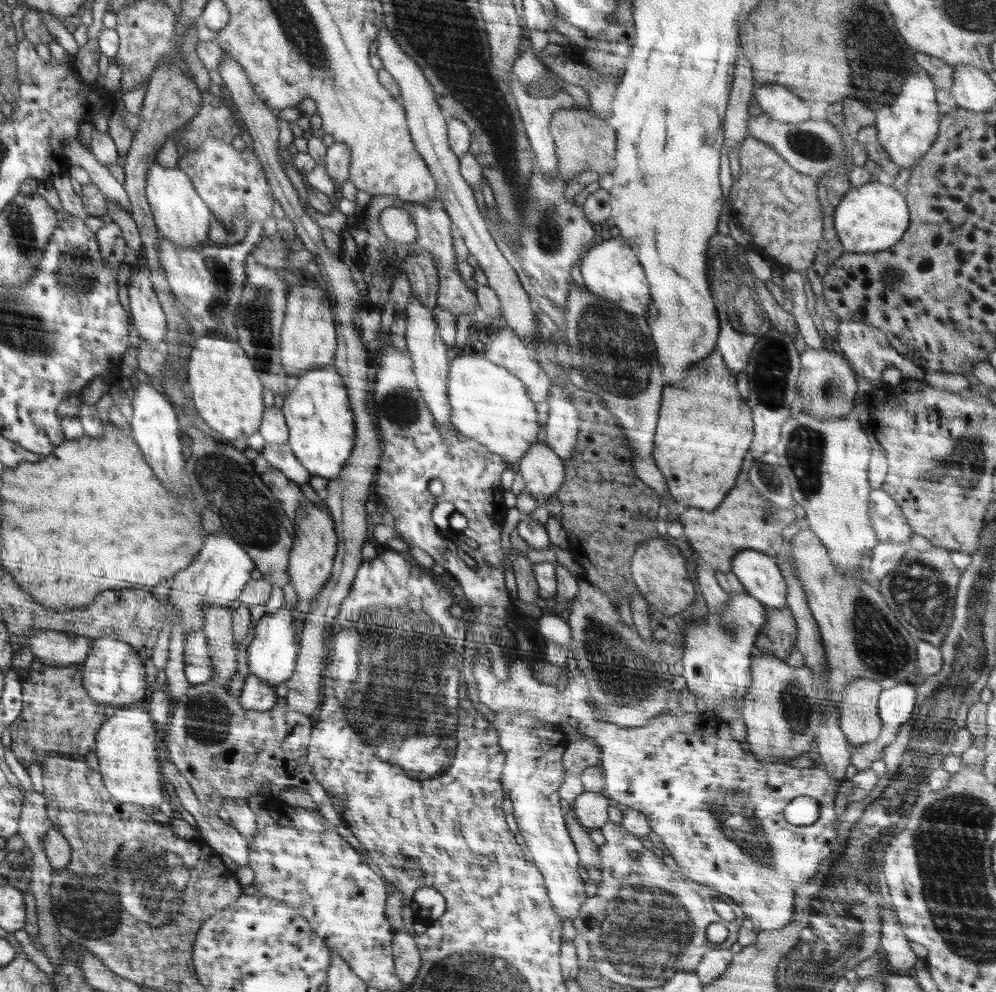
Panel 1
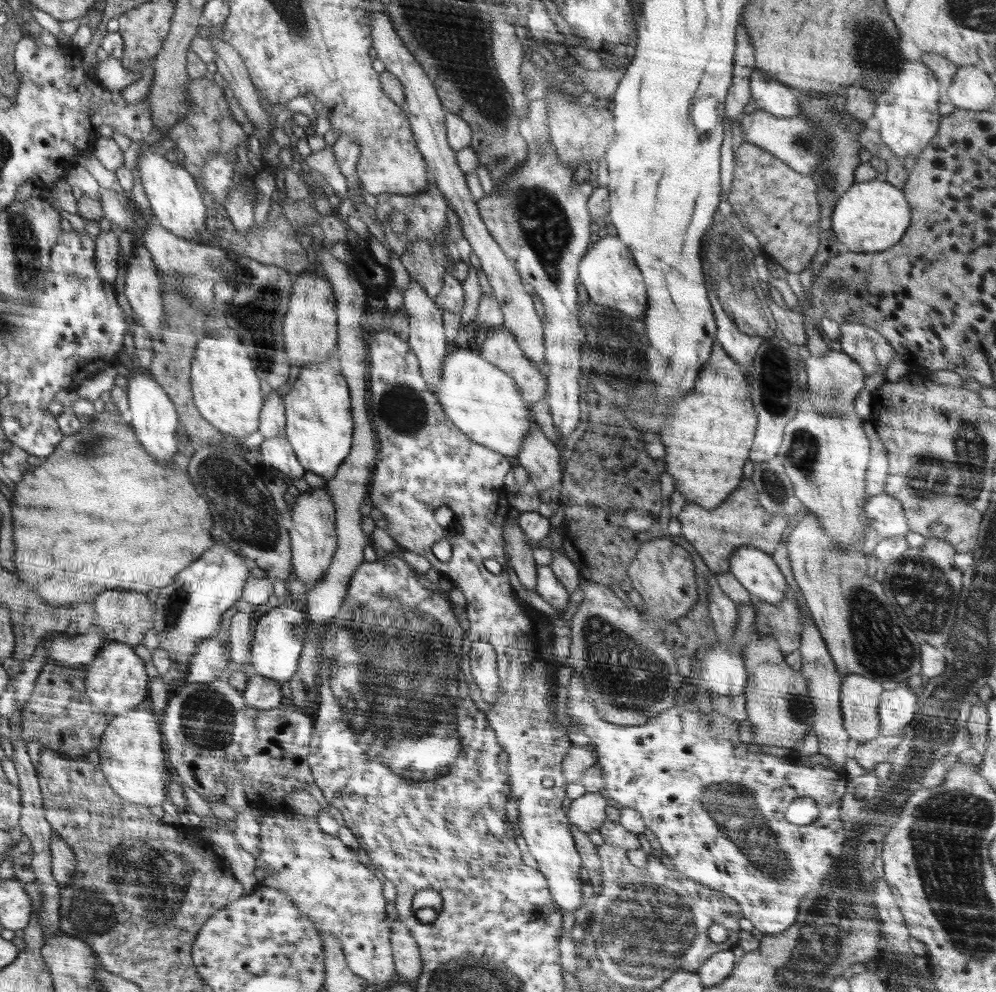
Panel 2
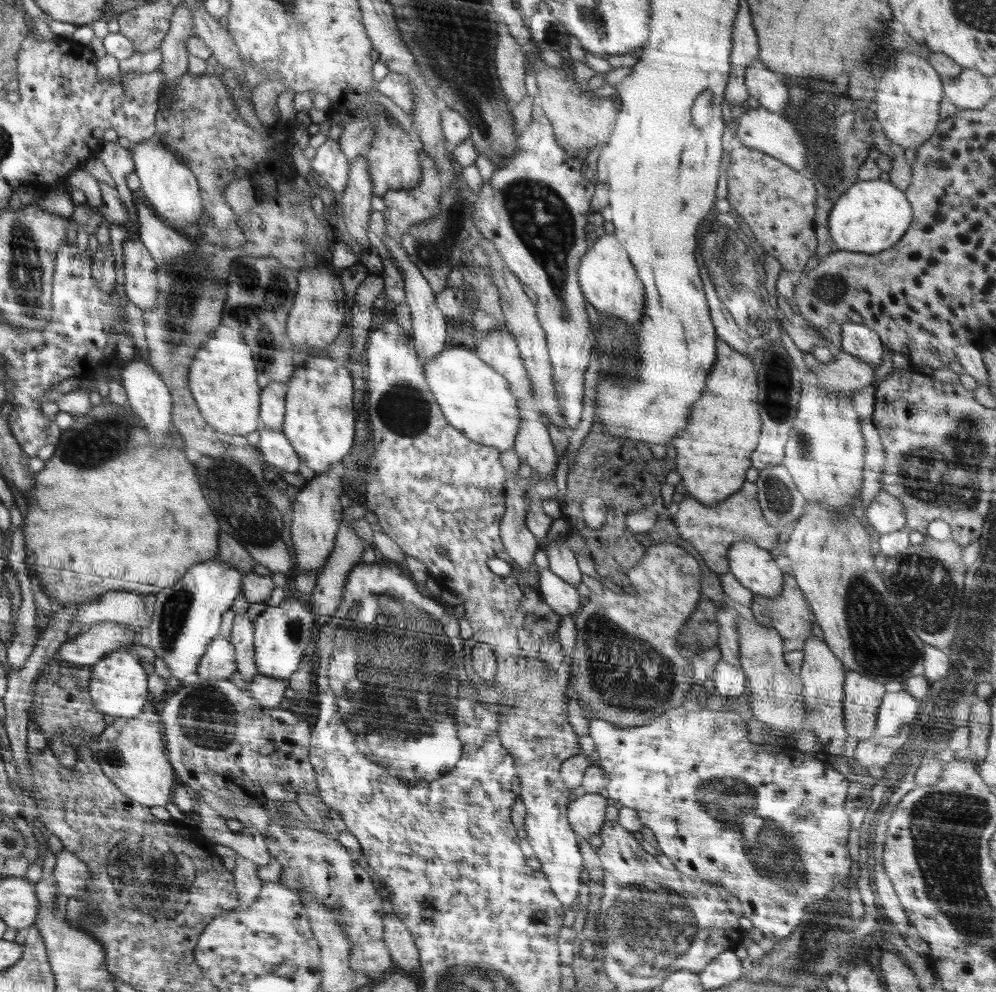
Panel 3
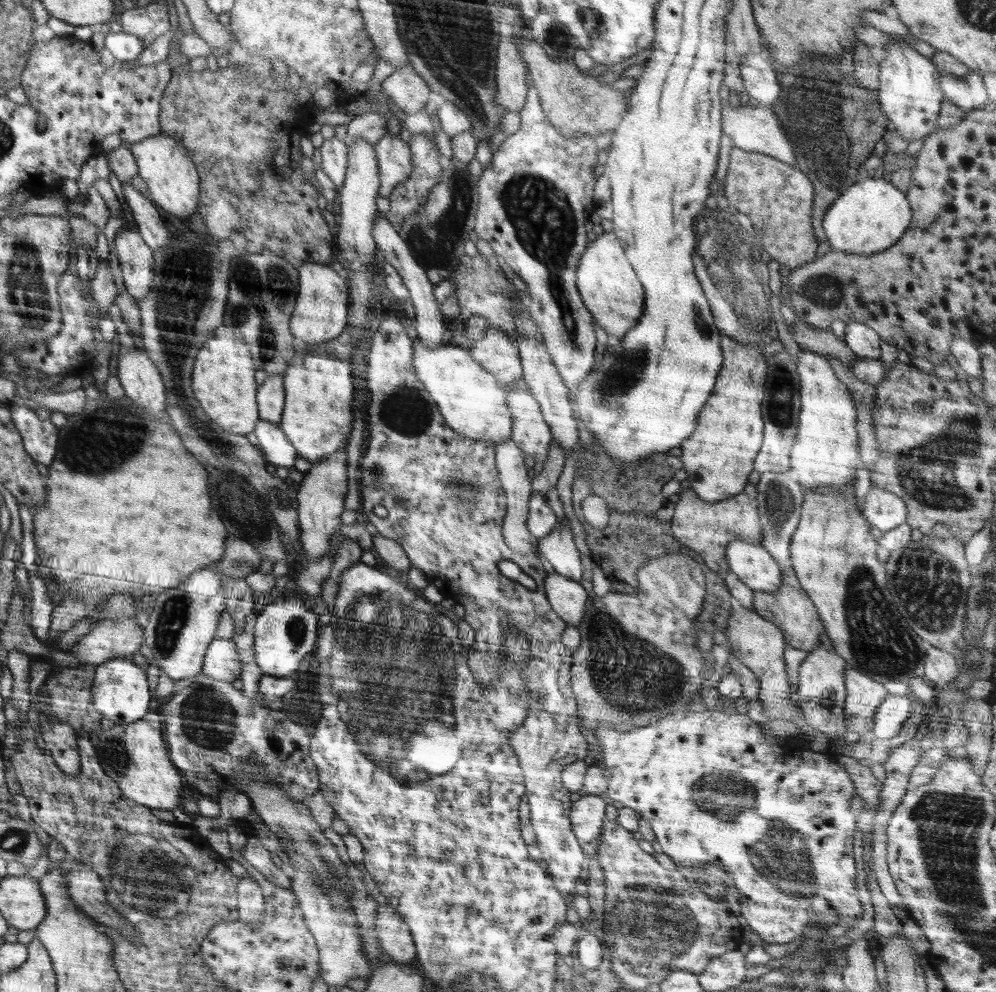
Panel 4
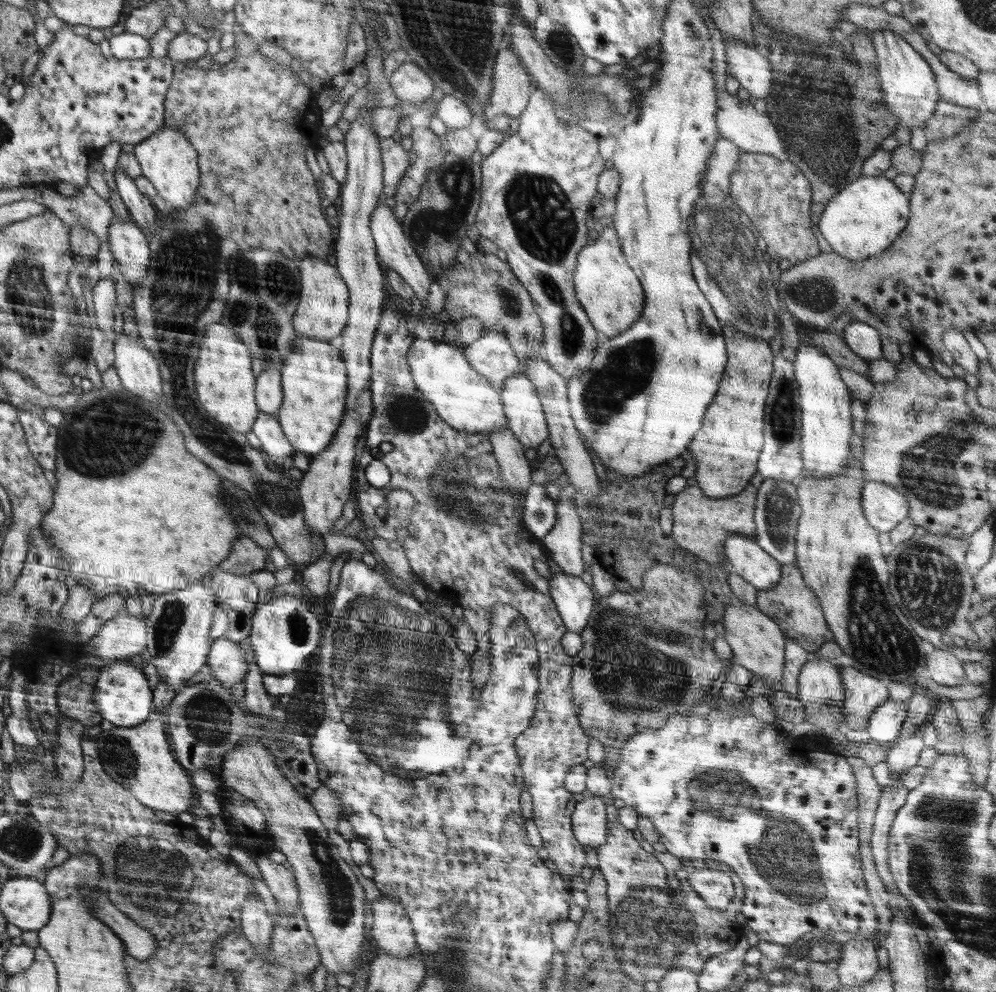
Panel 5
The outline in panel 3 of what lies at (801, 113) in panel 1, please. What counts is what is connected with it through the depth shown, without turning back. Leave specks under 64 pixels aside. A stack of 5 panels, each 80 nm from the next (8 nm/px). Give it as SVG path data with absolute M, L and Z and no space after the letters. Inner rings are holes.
M756 59L746 68L745 85L749 96L756 98L760 106L780 113L789 101L789 90L786 90L782 76L770 72L760 60Z

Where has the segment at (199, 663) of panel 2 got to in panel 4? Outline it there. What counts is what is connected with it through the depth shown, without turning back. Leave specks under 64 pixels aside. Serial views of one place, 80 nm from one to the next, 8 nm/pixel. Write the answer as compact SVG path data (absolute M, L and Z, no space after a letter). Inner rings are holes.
M215 638L206 653L202 672L214 680L233 683L241 678L242 671L240 652L232 638Z

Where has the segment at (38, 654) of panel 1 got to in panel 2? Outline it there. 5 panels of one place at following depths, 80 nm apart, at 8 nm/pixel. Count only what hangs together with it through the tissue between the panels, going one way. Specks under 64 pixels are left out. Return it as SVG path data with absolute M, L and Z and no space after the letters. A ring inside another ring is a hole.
M91 632L77 635L76 638L54 636L49 638L43 647L47 648L49 660L52 659L64 667L87 666L91 664L95 655L101 651L107 641L110 639L104 636L102 632L100 634Z

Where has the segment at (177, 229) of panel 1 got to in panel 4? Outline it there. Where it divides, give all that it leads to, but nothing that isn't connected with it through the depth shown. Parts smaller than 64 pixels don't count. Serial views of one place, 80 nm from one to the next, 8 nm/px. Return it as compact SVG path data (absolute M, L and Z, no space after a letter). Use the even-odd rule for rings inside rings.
M160 135L132 144L129 152L136 161L139 175L148 185L146 196L162 210L188 222L198 206L198 172L193 159L176 140Z

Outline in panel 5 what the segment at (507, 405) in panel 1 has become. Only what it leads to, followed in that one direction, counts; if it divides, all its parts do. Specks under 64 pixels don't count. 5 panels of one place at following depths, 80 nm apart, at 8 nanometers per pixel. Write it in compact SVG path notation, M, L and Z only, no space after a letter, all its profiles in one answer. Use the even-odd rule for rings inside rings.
M415 338L407 354L408 366L416 388L429 401L436 414L460 432L489 433L508 427L500 393L470 368L460 343L449 344L439 339Z

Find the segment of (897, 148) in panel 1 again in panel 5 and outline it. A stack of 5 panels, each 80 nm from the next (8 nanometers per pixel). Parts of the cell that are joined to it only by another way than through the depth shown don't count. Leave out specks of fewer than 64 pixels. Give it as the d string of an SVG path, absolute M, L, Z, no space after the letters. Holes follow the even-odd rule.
M890 30L874 31L872 42L878 58L878 76L886 106L898 117L902 128L908 128L912 132L918 124L925 126L936 108L937 101L942 100L932 68L910 43Z

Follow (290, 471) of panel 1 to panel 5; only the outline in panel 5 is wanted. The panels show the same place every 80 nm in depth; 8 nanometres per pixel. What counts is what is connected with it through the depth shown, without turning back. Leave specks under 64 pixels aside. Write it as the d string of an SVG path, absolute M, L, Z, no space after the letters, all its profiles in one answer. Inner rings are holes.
M260 414L251 431L260 439L263 452L280 467L285 458L294 454L294 448L285 437L277 415Z

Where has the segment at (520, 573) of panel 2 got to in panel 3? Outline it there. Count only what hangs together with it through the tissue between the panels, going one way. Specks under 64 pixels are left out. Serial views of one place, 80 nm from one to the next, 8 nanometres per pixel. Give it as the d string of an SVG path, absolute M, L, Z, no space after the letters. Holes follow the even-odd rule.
M514 448L505 450L500 453L500 464L504 469L505 480L505 501L506 512L500 522L499 534L501 536L501 542L505 547L506 553L514 560L514 567L520 566L525 571L529 571L530 566L534 564L534 556L539 548L538 539L532 535L528 528L526 528L526 512L528 506L524 501L524 496L527 493L525 482L518 476L518 468L520 468L521 458Z

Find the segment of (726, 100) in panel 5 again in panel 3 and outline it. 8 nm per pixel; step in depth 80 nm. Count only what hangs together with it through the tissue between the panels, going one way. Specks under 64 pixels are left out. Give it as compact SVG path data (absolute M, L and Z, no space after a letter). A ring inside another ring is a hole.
M762 106L755 109L744 109L739 117L728 124L728 128L731 128L732 132L736 134L735 145L754 148L785 162L797 171L804 172L806 154L808 154L806 145L804 145L802 137L798 135L796 128L792 128L792 124L782 116L784 115Z

